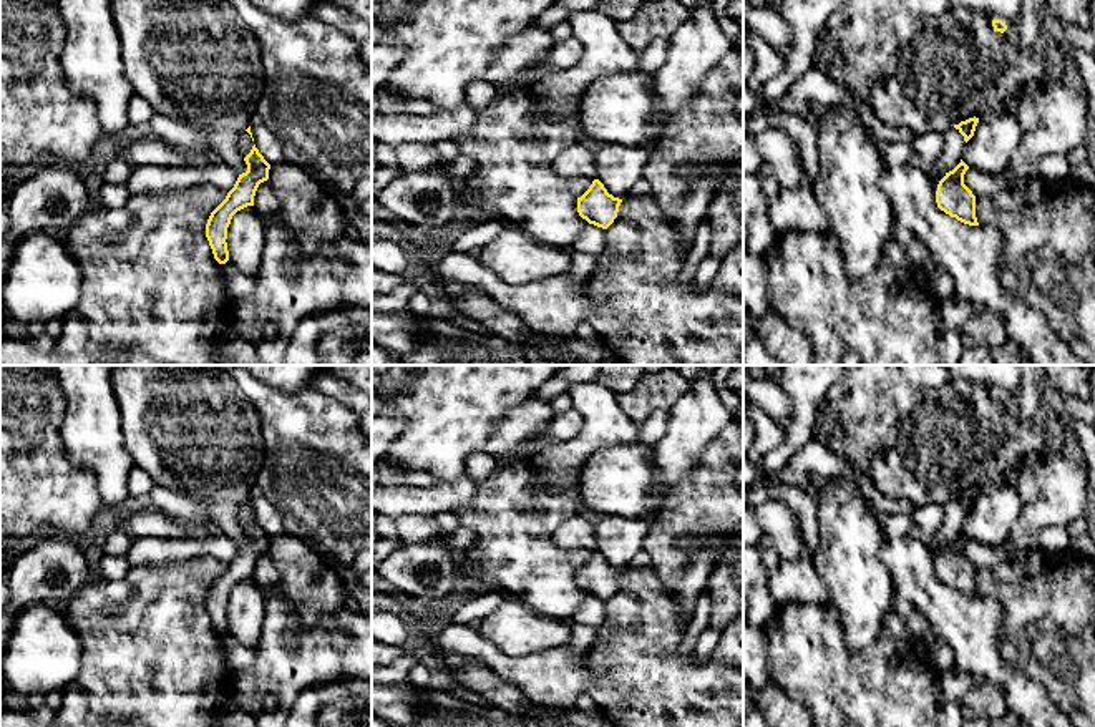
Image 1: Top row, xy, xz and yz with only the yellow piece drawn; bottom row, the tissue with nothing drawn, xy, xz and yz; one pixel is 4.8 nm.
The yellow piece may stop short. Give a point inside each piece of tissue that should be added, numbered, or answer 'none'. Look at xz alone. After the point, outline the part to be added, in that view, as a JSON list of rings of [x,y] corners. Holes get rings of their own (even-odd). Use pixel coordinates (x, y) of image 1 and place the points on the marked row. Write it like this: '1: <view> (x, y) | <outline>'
none

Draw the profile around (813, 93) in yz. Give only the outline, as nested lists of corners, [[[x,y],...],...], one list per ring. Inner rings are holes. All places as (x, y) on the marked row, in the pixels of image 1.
[[[815,68],[805,71],[778,98],[776,105],[786,113],[803,118],[813,128],[821,116],[830,111],[851,111],[861,120],[871,139],[879,146],[888,143],[908,143],[912,146],[917,138],[908,128],[891,128],[884,124],[864,101],[856,100],[848,90]]]

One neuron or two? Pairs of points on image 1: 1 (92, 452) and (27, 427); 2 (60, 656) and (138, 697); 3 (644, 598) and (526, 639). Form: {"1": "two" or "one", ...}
{"1": "two", "2": "two", "3": "two"}

